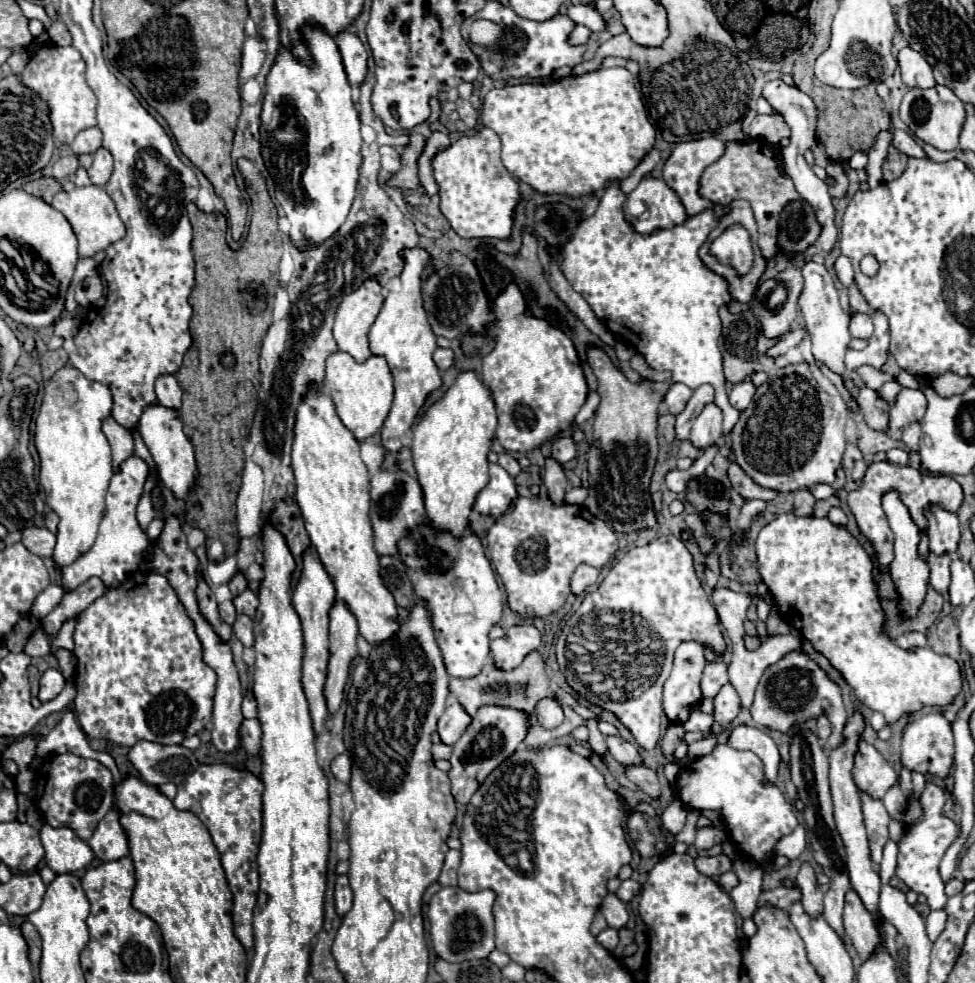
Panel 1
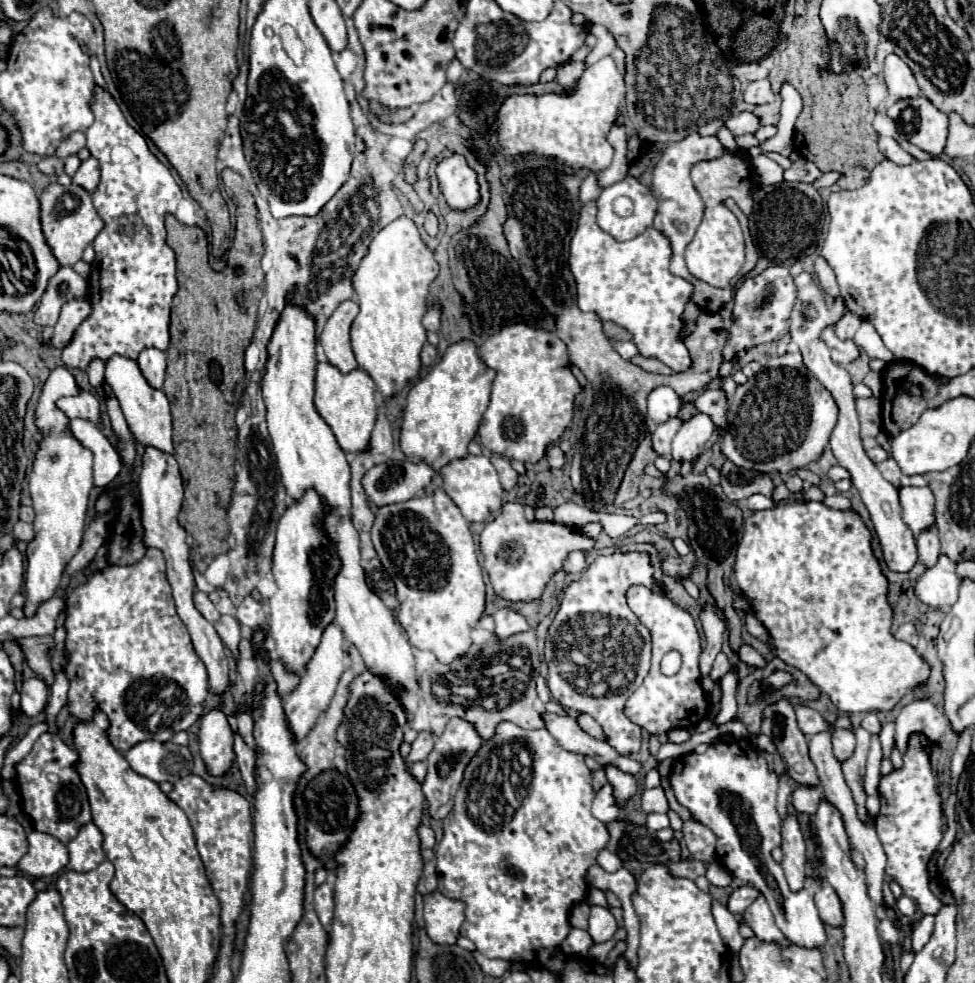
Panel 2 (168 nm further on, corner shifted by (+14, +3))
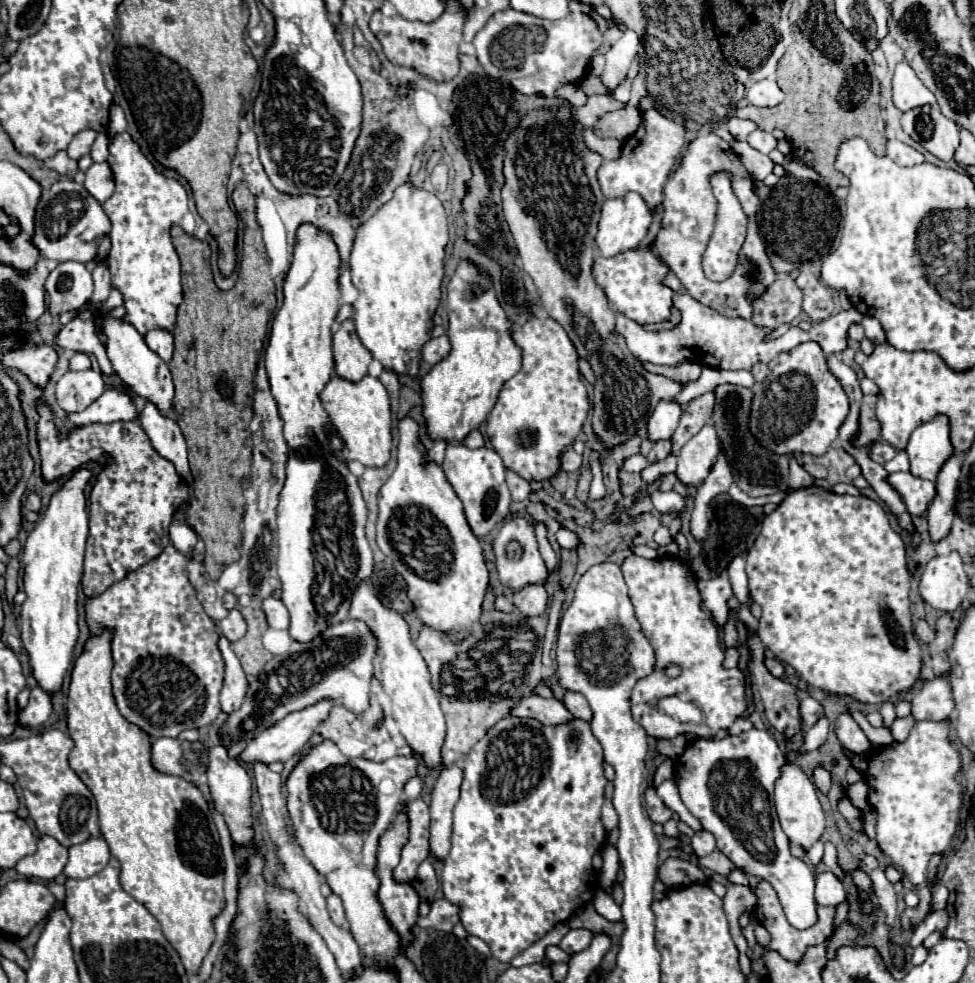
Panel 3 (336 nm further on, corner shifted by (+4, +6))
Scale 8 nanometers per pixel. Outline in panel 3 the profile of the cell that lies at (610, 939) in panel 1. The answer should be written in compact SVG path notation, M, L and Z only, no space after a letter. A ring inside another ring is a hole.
M571 929L571 931L561 939L559 947L561 947L563 951L567 951L569 955L573 955L573 953L579 953L579 951L587 949L587 945L591 943L591 939L593 939L593 933L591 933L589 929Z

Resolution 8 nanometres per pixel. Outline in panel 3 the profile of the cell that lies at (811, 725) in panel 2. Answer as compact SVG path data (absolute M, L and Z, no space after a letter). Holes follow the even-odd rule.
M805 697L801 701L801 719L803 719L805 727L813 727L815 721L819 721L823 715L825 715L825 709L817 699Z

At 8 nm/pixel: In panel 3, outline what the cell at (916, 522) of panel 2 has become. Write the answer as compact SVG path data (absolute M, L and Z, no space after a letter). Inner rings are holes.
M891 473L887 479L903 497L907 511L915 517L925 517L931 501L935 499L935 483L913 477L911 473Z

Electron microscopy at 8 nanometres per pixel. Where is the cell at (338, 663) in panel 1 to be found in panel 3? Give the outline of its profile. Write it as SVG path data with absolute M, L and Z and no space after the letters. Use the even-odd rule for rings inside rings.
M319 701L315 705L309 705L307 709L289 713L287 717L283 717L277 723L273 723L263 733L259 733L253 741L249 741L247 749L239 755L239 759L241 761L249 761L249 763L255 763L255 761L263 761L263 763L281 761L281 763L285 763L285 761L289 761L295 753L299 753L307 745L307 741L311 739L315 729L329 717L331 707L333 707L333 701Z

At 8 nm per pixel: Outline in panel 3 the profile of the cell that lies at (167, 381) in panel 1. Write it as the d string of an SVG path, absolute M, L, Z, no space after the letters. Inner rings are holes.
M155 329L145 335L145 341L147 341L147 347L151 351L155 351L165 363L171 361L171 357L173 357L173 335L171 333Z

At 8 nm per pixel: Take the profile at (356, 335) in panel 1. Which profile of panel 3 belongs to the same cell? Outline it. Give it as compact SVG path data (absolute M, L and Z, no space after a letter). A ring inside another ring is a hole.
M345 319L333 333L333 357L339 377L359 381L363 375L367 375L367 367L373 357L359 341L353 319Z

